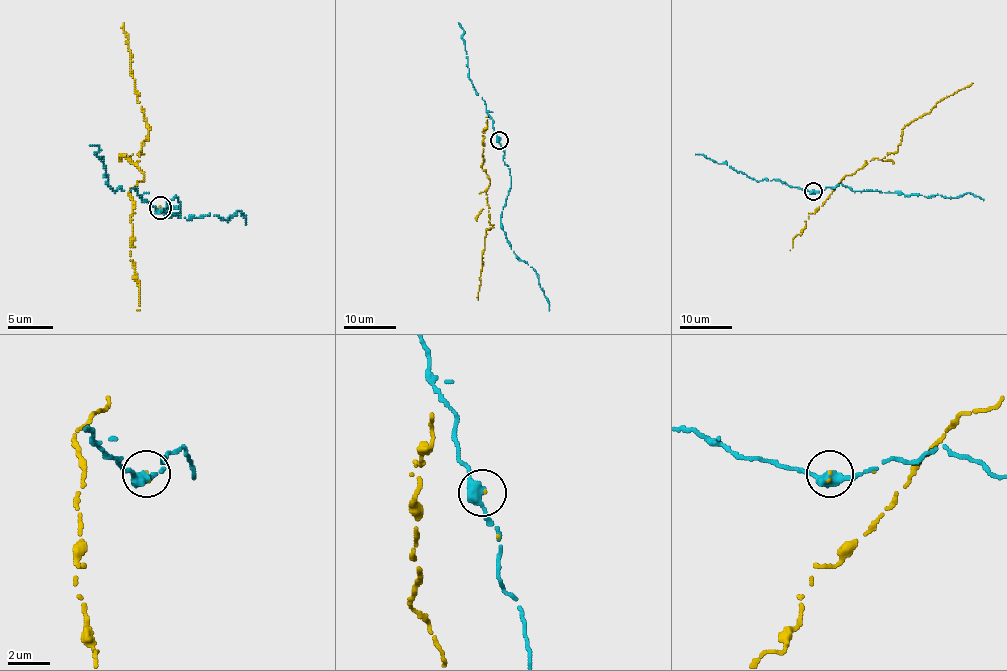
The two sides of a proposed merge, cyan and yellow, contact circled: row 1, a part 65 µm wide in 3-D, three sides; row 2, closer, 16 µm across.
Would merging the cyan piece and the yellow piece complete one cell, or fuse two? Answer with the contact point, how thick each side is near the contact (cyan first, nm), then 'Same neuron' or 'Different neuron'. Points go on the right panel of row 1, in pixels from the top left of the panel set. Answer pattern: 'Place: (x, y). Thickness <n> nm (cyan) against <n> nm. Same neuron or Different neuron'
Place: (813, 191). Thickness 420 nm (cyan) against 100 nm. Same neuron

